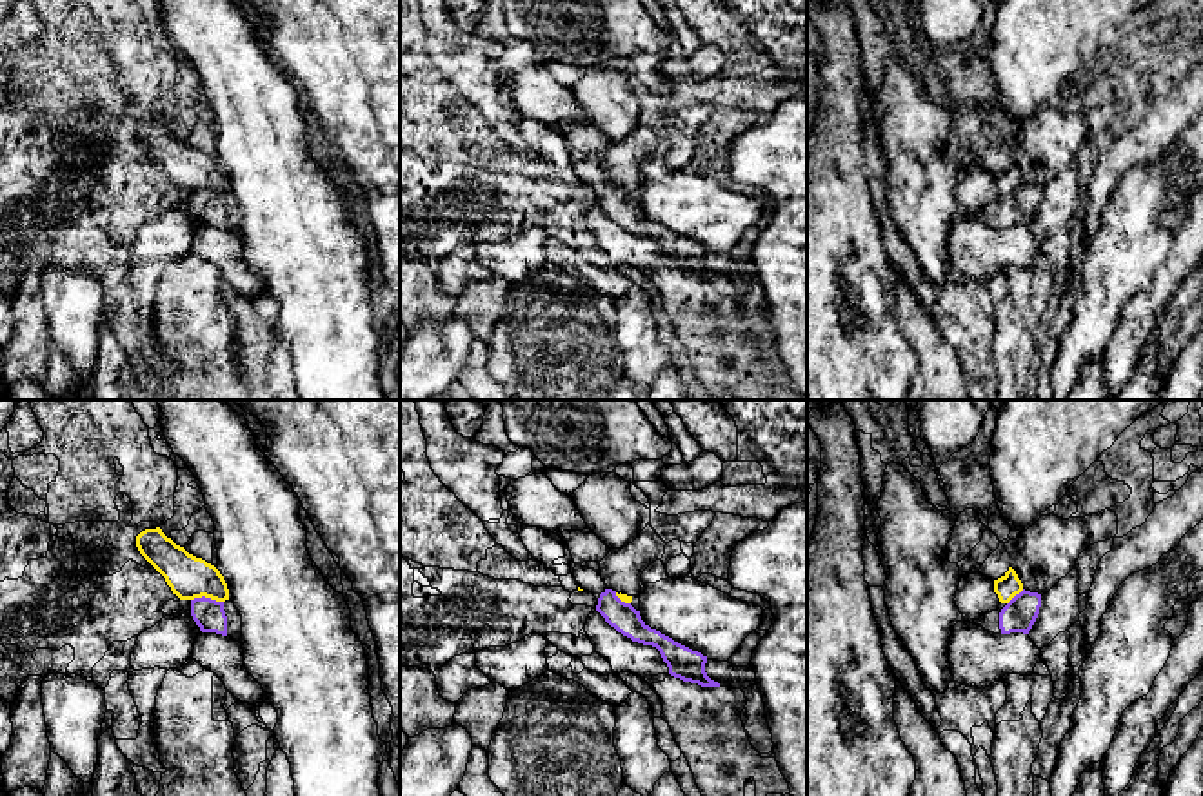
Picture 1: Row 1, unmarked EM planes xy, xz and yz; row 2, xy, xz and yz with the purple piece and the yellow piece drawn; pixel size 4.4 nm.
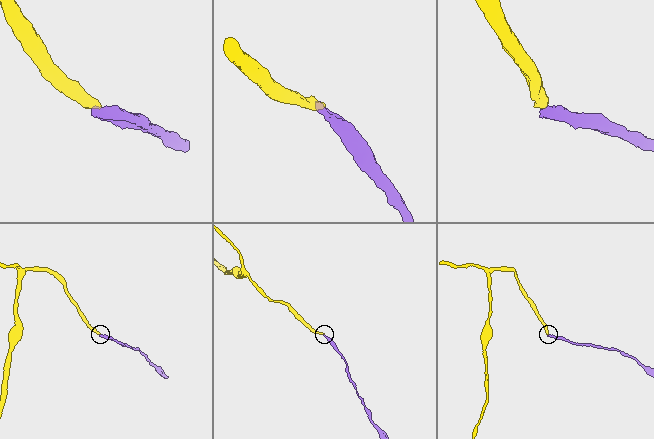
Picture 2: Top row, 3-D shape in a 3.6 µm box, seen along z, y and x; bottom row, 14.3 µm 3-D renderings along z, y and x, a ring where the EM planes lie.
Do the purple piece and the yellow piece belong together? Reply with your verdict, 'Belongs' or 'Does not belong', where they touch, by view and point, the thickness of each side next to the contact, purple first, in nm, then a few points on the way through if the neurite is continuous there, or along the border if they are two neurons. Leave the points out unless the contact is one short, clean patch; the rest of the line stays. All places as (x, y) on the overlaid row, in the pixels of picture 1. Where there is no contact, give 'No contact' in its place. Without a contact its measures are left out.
Does not belong. Touches purple at xy (208, 598). Thickness 140 nm (purple) against 190 nm. Boundary: xy (191, 598), (204, 596), (222, 602)

